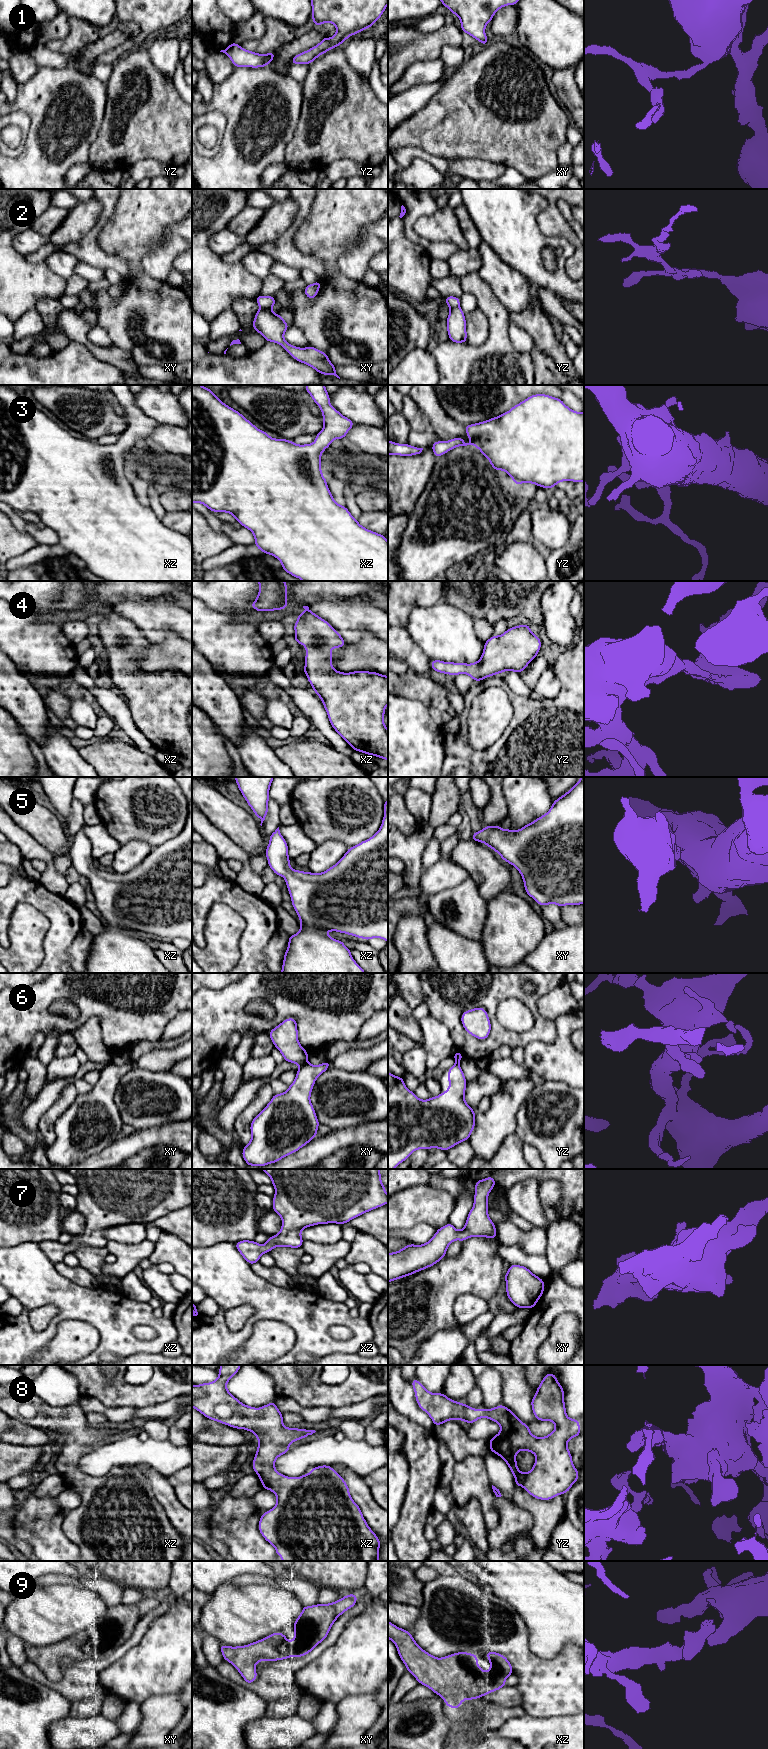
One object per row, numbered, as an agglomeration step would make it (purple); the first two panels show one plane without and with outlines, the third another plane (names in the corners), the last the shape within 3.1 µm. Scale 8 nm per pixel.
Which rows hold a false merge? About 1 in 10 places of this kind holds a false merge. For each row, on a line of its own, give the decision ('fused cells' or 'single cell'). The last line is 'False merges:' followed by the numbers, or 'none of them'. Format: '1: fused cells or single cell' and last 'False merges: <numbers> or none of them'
1: single cell
2: fused cells
3: single cell
4: single cell
5: single cell
6: fused cells
7: single cell
8: single cell
9: single cell
False merges: 2, 6

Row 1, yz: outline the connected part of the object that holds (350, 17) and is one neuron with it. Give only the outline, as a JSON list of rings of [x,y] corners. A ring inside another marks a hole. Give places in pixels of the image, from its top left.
[[[311,0],[313,24],[320,26],[321,24],[330,22],[335,25],[337,31],[333,37],[324,37],[316,46],[294,56],[291,59],[291,65],[309,65],[320,55],[343,44],[350,36],[372,27],[382,16],[387,5],[388,0]]]

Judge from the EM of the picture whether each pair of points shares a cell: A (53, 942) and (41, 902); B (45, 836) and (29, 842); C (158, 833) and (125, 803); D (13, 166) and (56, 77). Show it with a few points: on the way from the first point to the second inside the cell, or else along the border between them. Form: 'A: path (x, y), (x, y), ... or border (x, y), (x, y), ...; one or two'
A: path (55, 932), (55, 916), (51, 912); one
B: border (17, 824), (52, 855); two
C: path (151, 827), (133, 809); one
D: path (33, 146), (34, 128), (47, 100); one

